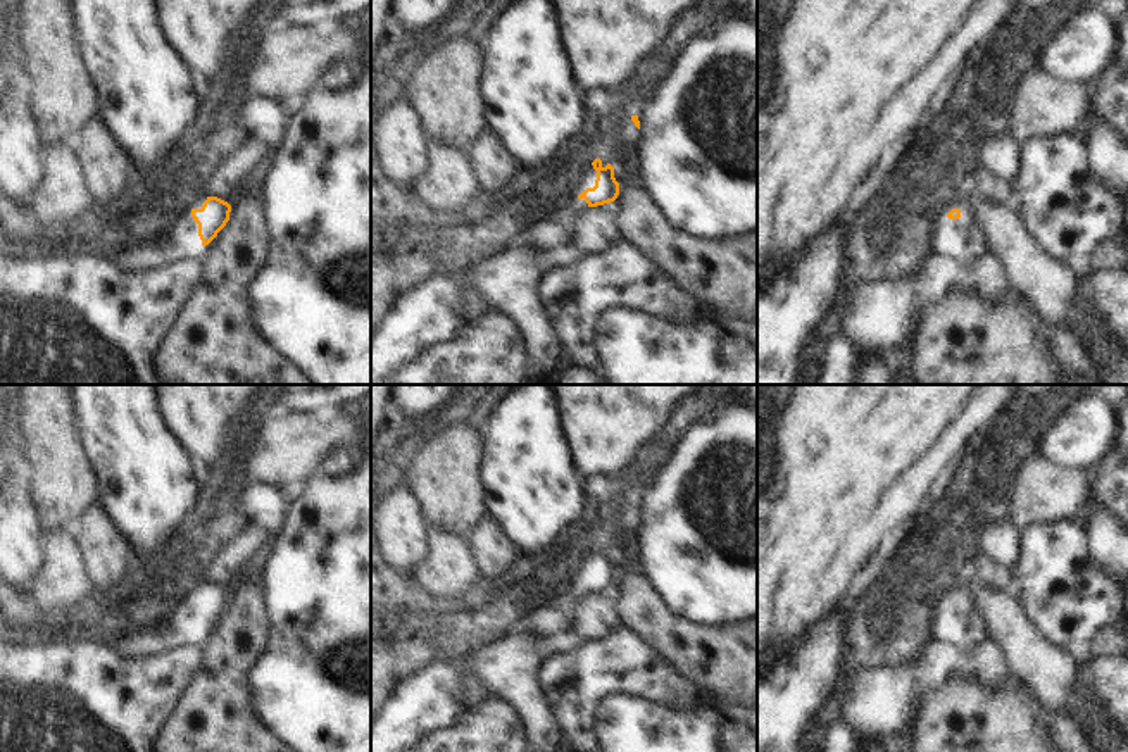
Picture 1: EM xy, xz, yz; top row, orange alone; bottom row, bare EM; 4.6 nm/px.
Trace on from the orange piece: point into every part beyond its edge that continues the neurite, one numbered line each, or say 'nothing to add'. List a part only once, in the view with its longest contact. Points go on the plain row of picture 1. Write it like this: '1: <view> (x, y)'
1: xz (583, 566)

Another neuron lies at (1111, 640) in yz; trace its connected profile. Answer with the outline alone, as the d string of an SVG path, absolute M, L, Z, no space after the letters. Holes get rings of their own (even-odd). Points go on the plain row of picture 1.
M1128 609L1104 626L1097 628L1078 649L1080 659L1128 659Z

